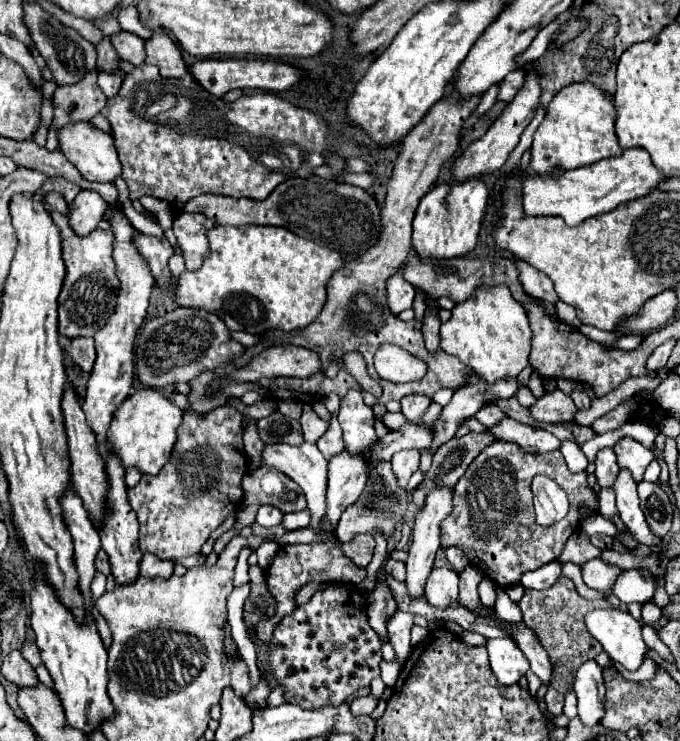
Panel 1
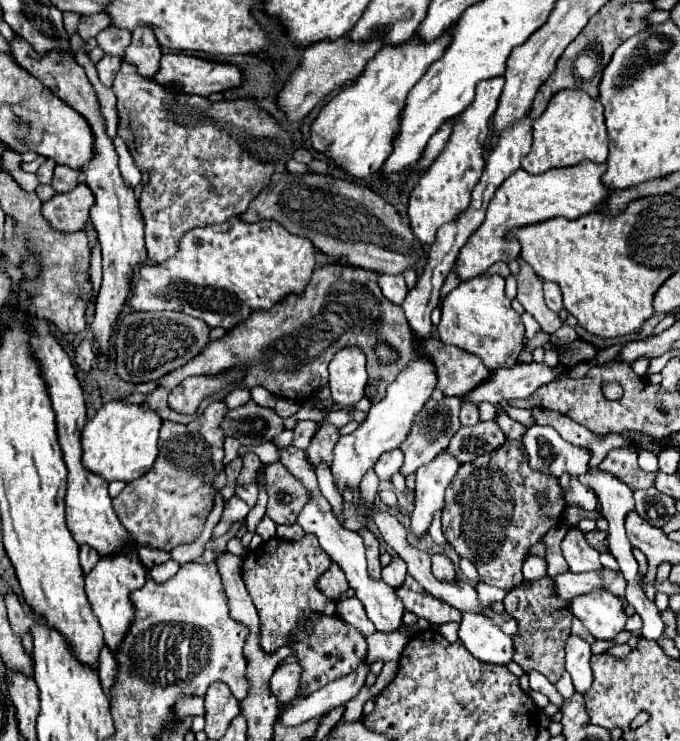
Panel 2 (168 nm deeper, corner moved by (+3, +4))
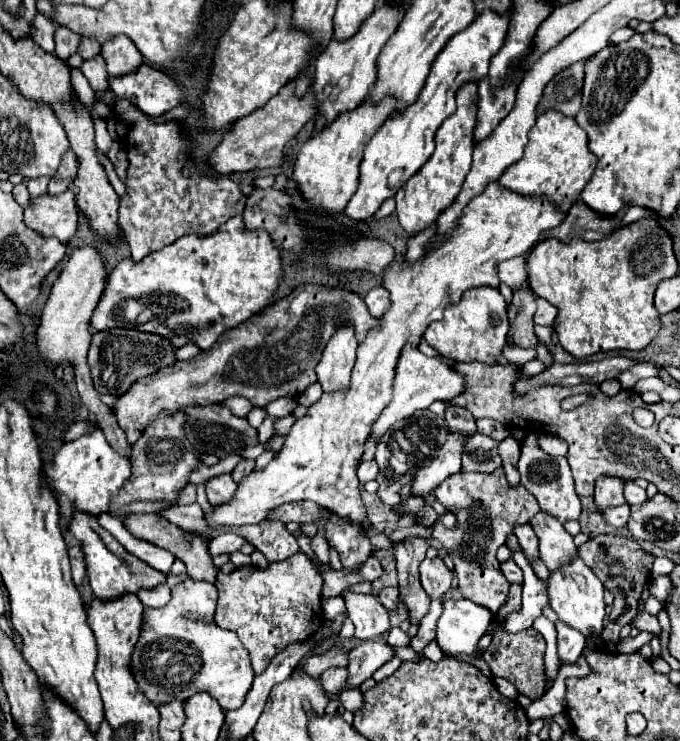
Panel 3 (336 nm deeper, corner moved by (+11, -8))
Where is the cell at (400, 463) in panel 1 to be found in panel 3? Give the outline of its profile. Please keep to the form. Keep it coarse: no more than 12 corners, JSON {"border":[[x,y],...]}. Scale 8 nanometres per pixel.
{"border":[[374,460],[360,462],[358,480],[374,480],[378,464]]}

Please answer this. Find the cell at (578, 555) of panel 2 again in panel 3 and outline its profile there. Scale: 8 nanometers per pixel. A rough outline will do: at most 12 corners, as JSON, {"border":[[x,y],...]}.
{"border":[[546,512],[528,524],[548,570],[576,554],[572,536]]}

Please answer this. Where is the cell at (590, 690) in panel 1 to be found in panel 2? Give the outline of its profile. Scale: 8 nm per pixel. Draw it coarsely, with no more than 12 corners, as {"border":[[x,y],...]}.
{"border":[[578,636],[566,642],[566,670],[576,692],[592,686],[590,644]]}

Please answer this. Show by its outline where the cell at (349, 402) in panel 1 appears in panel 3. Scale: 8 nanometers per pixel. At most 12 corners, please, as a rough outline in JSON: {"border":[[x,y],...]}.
{"border":[[340,326],[316,366],[324,392],[344,390],[356,362],[352,326]]}

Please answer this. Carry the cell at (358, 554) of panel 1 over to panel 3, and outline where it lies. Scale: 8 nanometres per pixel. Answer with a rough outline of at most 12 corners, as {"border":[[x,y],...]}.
{"border":[[372,594],[344,596],[356,640],[390,630],[388,610]]}

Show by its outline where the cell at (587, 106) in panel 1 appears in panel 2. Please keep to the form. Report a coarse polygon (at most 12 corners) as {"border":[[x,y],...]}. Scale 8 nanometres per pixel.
{"border":[[552,96],[534,122],[522,168],[542,174],[582,160],[606,162],[598,98]]}

